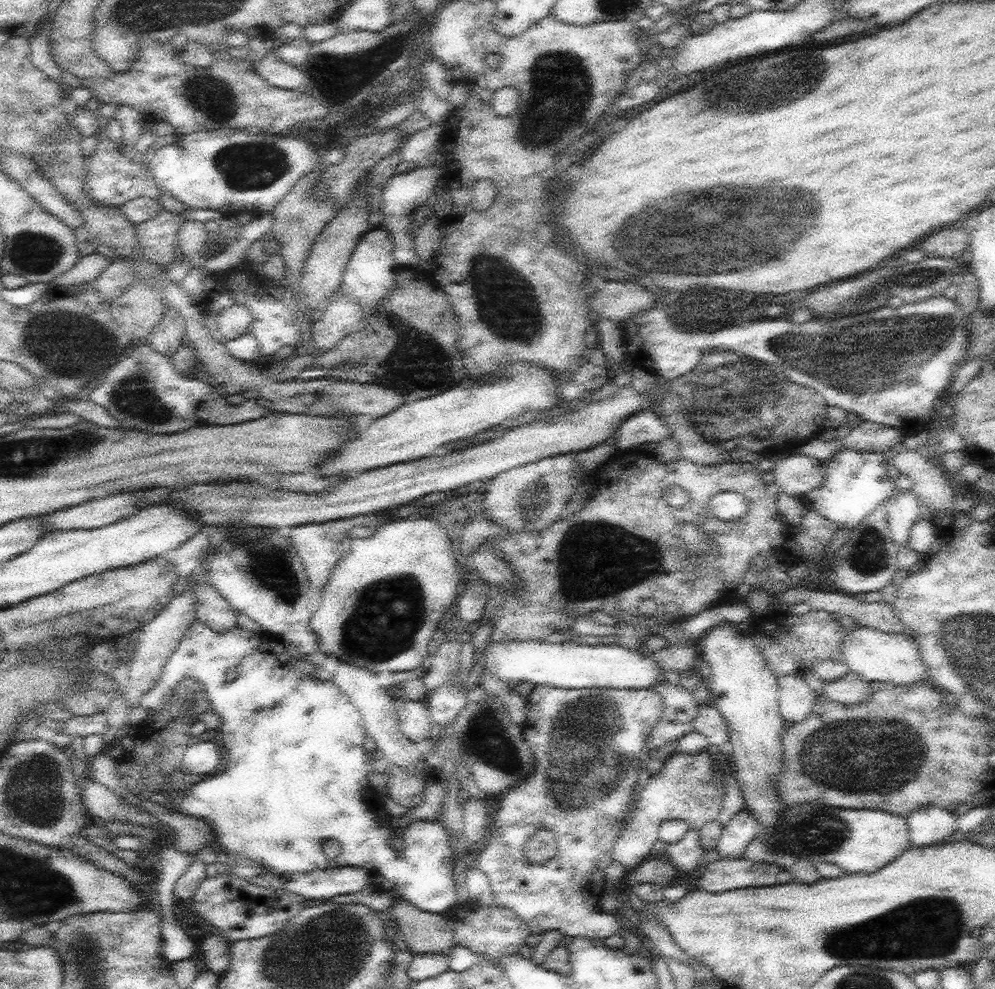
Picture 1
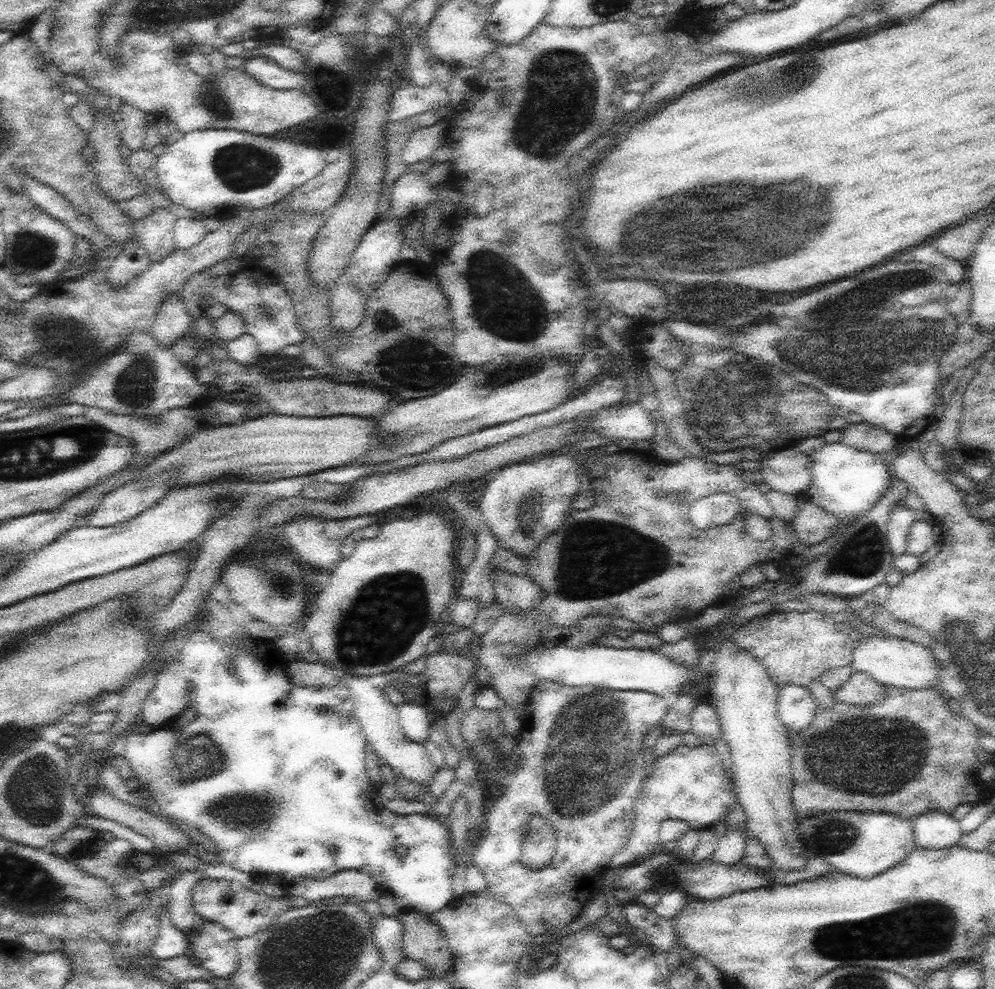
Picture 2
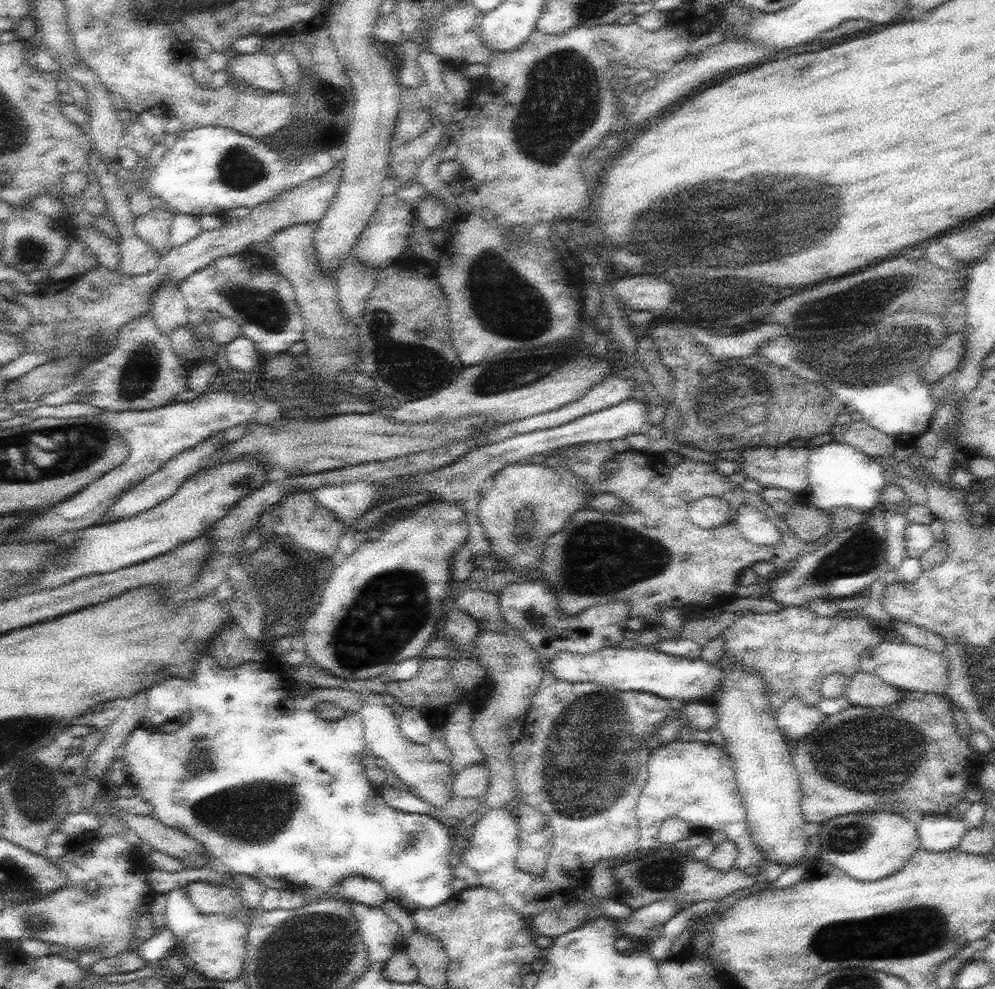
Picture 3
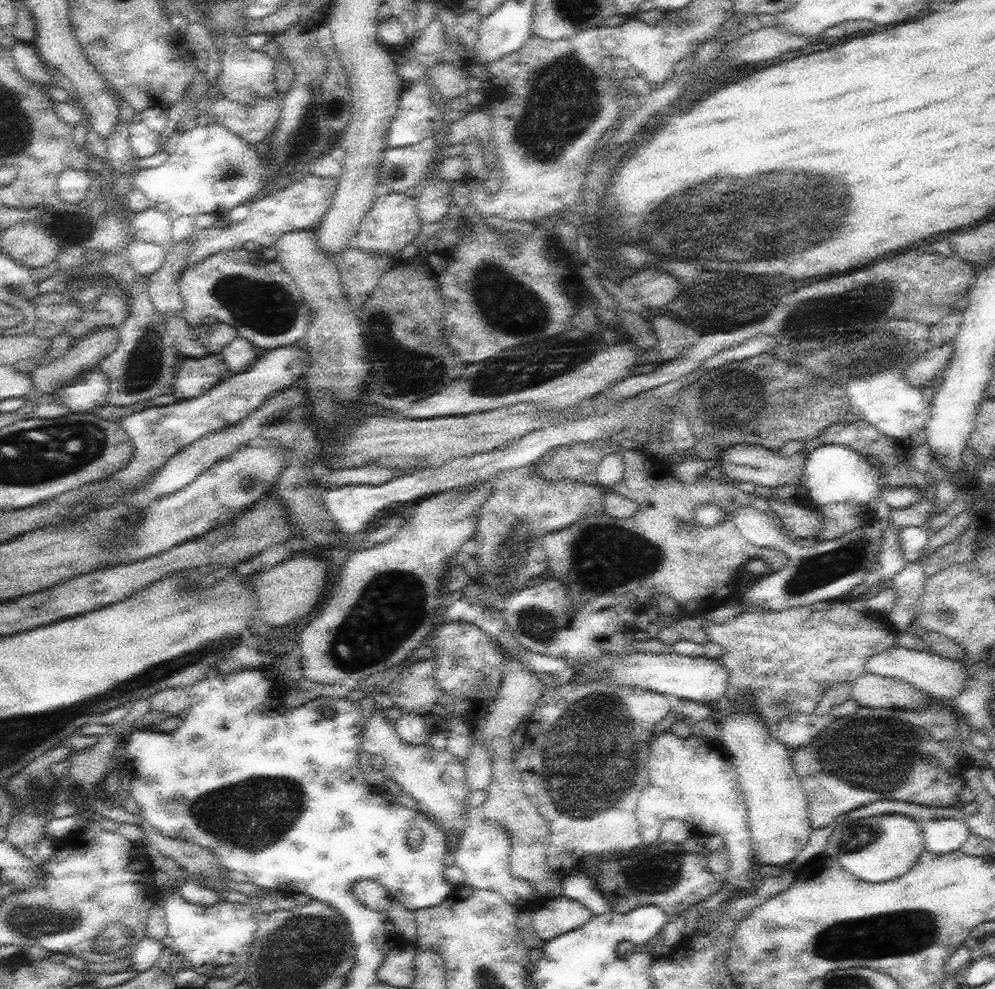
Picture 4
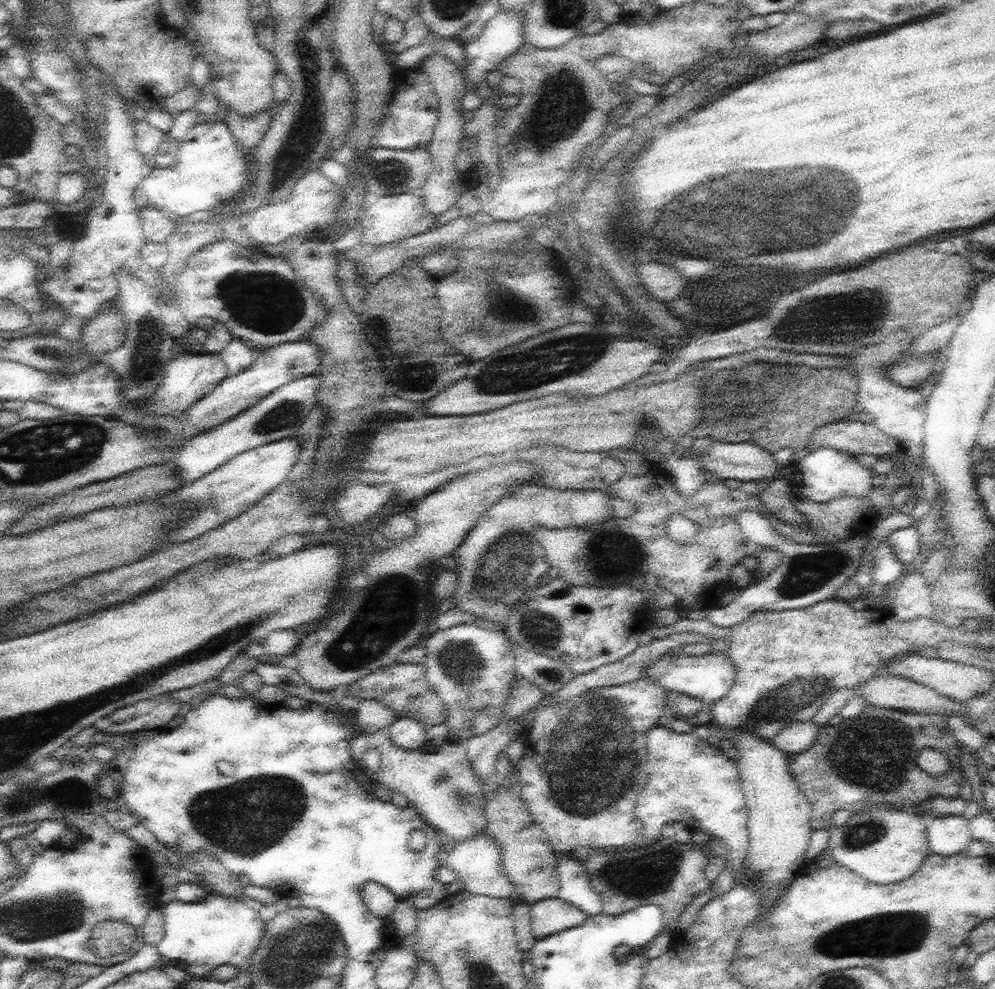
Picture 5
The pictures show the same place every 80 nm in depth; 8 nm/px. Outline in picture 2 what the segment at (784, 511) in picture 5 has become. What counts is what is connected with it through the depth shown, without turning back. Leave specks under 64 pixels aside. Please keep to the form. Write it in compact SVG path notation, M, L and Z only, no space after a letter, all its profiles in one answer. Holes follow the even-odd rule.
M802 500L798 503L798 514L790 524L798 532L798 538L804 544L817 545L834 534L839 523L837 516L821 509L818 505L802 502Z

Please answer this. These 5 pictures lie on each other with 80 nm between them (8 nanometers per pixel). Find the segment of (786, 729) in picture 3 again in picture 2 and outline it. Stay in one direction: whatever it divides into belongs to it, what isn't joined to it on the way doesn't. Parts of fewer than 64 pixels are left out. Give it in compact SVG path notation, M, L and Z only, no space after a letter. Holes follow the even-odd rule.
M786 684L779 692L778 713L791 734L798 734L814 721L818 702L810 690L796 684Z

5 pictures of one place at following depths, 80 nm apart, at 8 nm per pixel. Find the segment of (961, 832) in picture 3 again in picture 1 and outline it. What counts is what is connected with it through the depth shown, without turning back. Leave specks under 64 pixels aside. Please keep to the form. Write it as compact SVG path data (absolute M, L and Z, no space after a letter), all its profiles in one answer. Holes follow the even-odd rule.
M939 806L919 808L911 812L906 822L914 847L948 843L954 832L959 830L959 816Z

